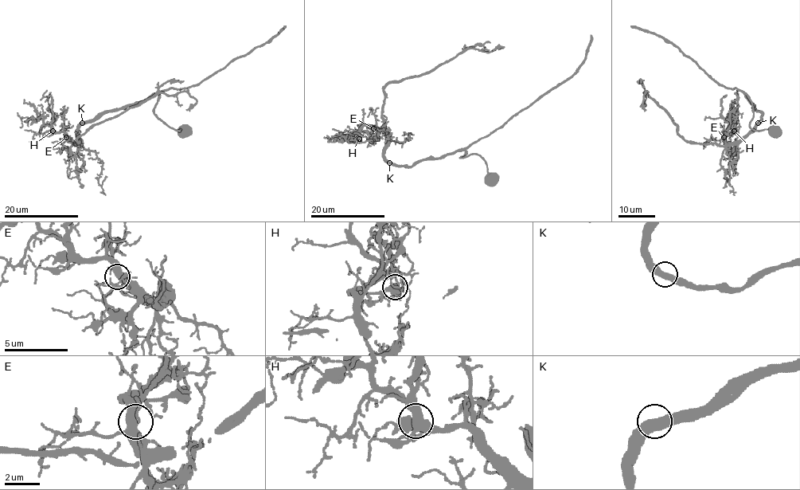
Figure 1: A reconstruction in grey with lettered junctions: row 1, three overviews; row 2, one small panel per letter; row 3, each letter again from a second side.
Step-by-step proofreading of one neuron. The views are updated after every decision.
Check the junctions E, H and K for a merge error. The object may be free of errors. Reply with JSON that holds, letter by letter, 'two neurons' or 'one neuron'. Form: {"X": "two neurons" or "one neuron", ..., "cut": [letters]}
{"E": "one neuron", "H": "one neuron", "K": "one neuron", "cut": []}

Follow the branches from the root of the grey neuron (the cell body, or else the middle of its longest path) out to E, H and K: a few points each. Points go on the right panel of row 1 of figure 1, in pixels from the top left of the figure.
E: (772, 131), (755, 131), (750, 127), (754, 110), (746, 93), (762, 119), (737, 141), (727, 143), (723, 137)
H: (772, 131), (750, 127), (754, 110), (746, 93), (762, 119), (744, 136), (727, 143), (721, 132), (734, 131)
K: (772, 131), (755, 131), (750, 127), (754, 110), (746, 93), (747, 98), (762, 114), (758, 122)

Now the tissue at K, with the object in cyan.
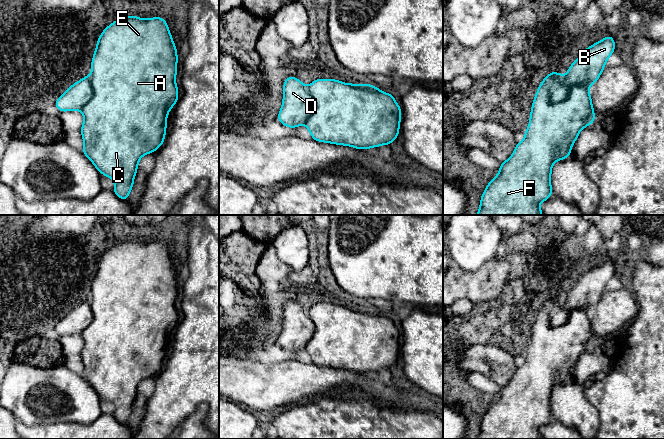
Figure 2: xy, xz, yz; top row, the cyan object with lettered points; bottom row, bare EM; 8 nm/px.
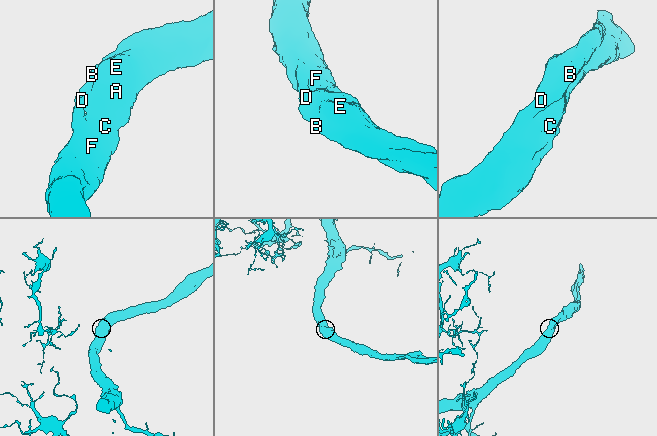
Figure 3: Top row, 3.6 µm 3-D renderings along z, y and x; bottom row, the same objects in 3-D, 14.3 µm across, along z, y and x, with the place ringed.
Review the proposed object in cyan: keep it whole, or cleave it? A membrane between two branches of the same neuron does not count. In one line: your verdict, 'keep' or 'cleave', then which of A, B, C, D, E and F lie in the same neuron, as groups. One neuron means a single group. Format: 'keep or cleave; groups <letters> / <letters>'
keep; groups A B C D E F

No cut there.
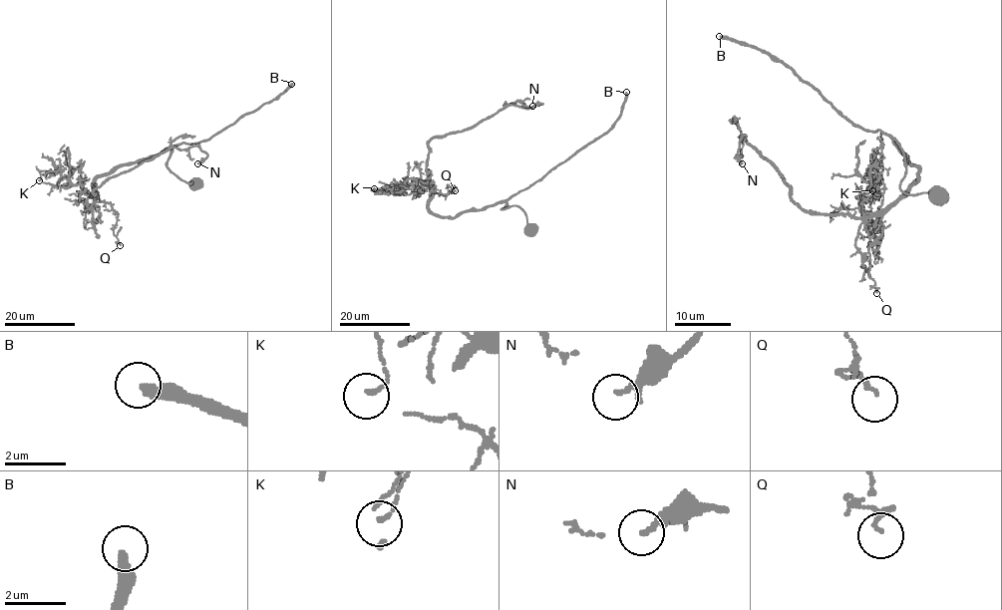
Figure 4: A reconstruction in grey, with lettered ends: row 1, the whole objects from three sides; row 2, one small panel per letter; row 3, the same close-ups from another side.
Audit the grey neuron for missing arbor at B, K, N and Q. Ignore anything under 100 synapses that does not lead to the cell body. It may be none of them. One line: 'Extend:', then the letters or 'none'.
Extend: B

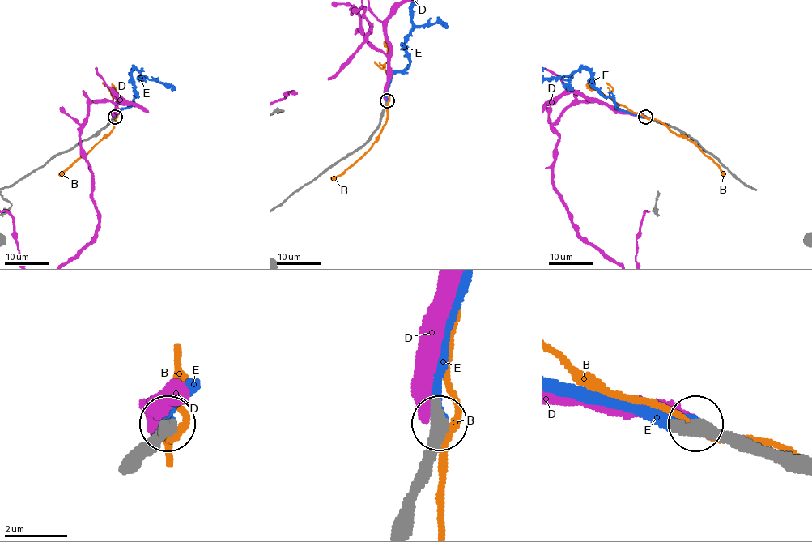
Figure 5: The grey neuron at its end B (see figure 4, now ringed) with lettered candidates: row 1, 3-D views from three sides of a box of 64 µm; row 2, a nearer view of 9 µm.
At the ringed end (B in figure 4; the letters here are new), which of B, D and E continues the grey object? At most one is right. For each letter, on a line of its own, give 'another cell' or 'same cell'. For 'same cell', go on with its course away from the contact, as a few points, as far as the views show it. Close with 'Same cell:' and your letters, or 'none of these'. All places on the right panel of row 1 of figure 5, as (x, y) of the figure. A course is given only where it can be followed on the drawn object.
B: another cell
D: another cell
E: same cell
Same cell: E

